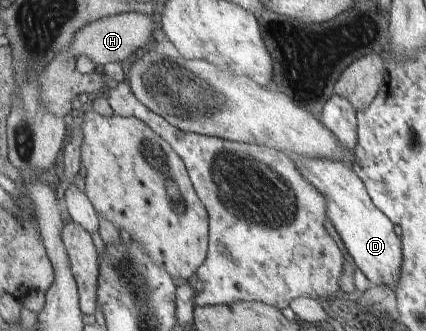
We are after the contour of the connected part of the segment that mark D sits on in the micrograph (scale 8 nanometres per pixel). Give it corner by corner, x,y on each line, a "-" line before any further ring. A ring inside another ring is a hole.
294,157
301,173
322,191
328,203
328,217
335,224
347,249
371,286
385,285
397,293
404,253
402,237
395,233
395,222
375,205
366,183
353,167
337,160

